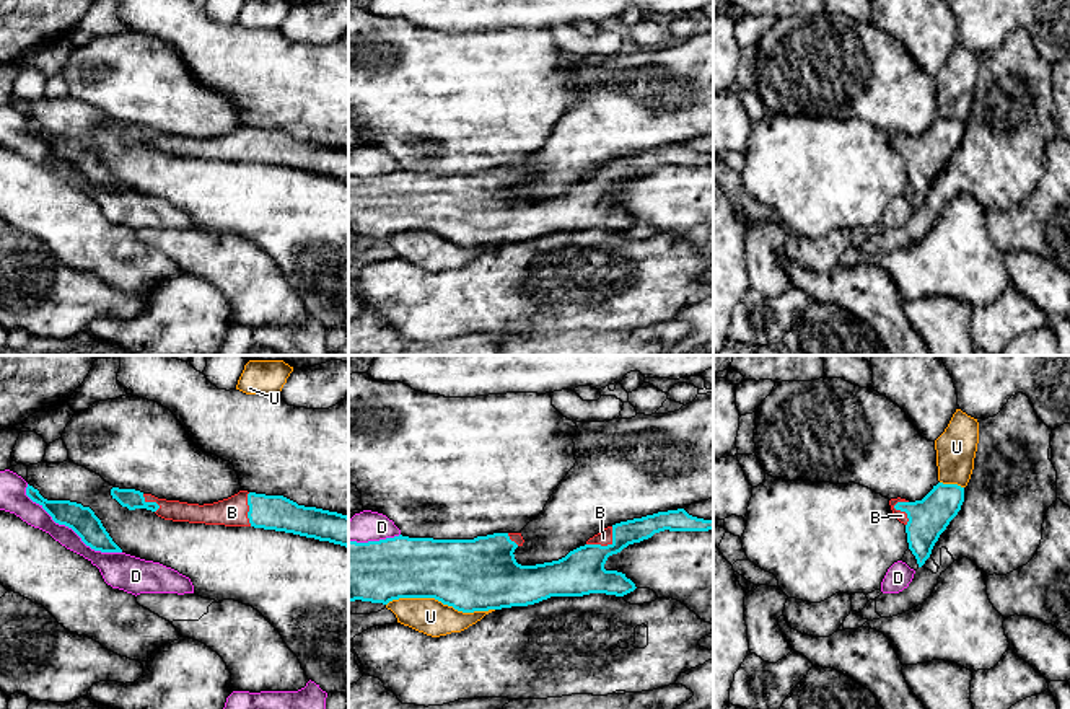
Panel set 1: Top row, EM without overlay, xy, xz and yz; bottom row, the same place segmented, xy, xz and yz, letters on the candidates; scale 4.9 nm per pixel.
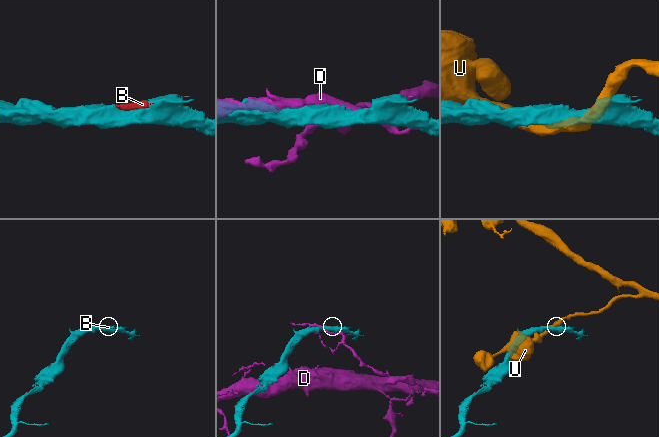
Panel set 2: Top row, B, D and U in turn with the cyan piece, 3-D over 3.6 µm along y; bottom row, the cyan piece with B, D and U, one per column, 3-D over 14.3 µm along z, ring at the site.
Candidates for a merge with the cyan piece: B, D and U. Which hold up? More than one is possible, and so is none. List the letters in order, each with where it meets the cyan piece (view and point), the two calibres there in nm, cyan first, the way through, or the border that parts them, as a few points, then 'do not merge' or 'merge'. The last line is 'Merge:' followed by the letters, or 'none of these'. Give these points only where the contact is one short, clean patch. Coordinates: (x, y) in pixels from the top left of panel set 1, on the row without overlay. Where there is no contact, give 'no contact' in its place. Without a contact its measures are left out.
B: meets cyan in xz at (608, 180); 220 nm thick on the cyan side, 70 nm on the other; merge
D: meets cyan in xy at (69, 162); 140 nm thick on the cyan side, 110 nm on the other; do not merge
U: meets cyan in xz at (440, 235); 360 nm thick on the cyan side, 180 nm on the other; do not merge
Merge: B

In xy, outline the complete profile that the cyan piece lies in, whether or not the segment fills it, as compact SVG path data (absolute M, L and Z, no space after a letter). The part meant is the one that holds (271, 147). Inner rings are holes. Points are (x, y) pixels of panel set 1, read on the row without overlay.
M112 122L111 130L129 145L147 143L164 155L254 161L293 168L349 183L347 150L298 140L283 130L239 126L228 134L204 140L158 134L135 124Z

